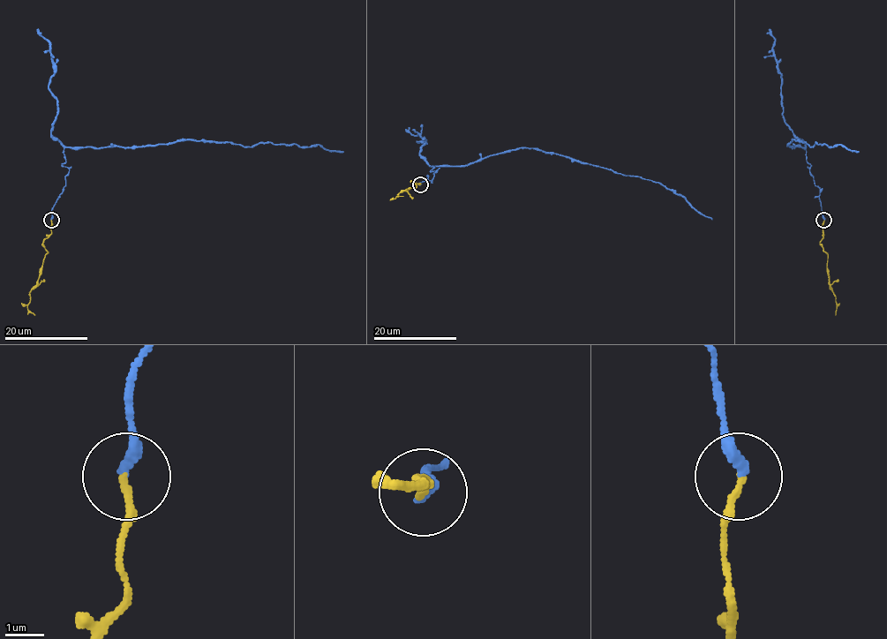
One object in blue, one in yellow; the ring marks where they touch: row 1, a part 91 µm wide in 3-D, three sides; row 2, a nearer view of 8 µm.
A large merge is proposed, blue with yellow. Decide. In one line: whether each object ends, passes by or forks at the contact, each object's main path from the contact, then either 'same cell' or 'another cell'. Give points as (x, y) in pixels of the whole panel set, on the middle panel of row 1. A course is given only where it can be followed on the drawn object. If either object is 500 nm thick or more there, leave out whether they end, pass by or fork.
blue ends there; yellow ends there; blue runs (420, 184), (432, 180), (433, 165), (468, 165), (537, 147), (660, 182), (712, 220); yellow runs (420, 184), (411, 181), (416, 186), (403, 190), (396, 197), (403, 196); same cell

